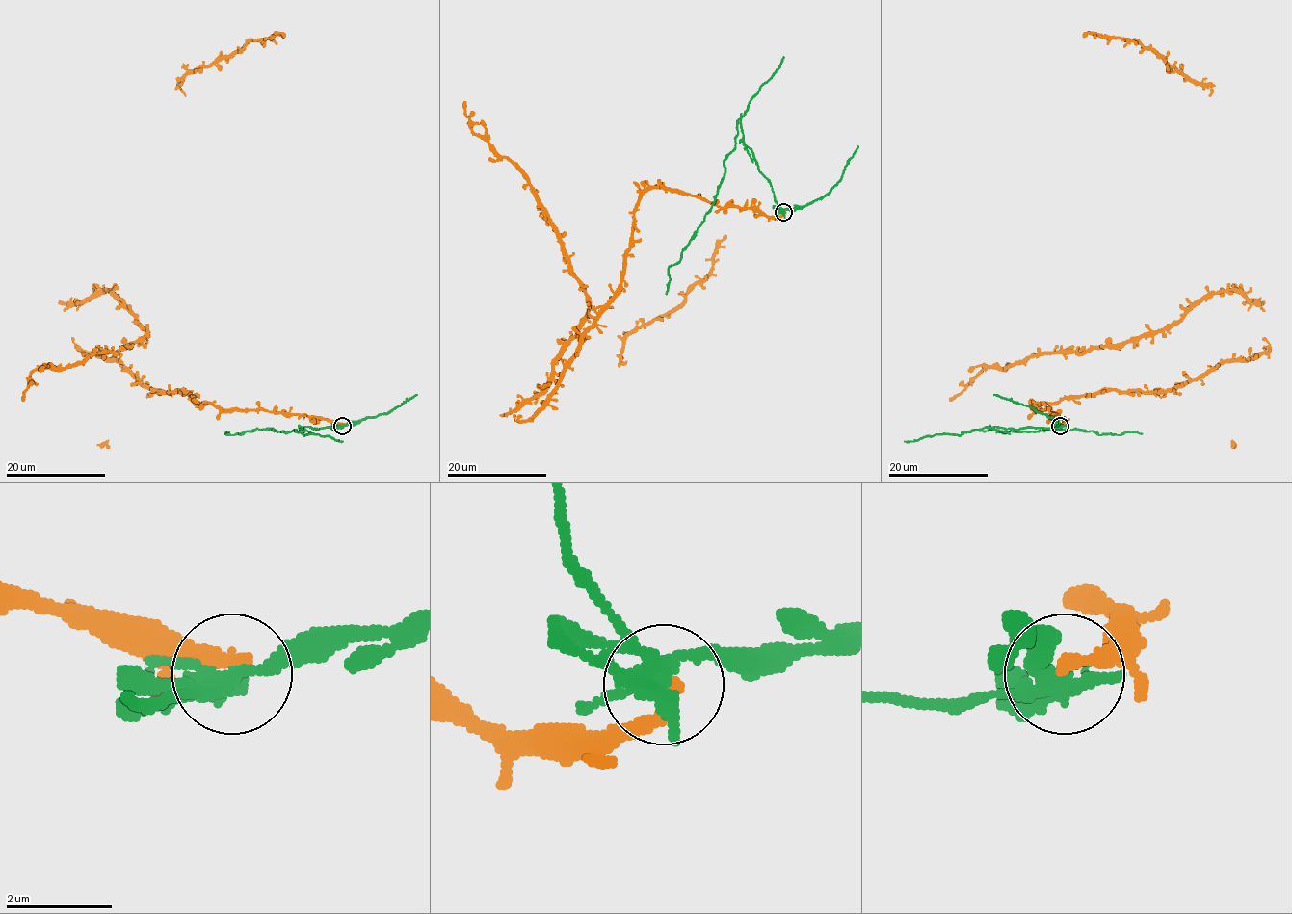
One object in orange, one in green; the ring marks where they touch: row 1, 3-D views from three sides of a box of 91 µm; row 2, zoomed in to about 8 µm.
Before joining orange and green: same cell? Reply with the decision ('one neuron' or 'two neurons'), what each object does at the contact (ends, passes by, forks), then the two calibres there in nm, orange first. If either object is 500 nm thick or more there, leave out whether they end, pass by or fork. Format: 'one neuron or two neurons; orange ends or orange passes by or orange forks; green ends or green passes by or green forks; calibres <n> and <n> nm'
two neurons; orange ends; green forks; calibres 260 and 300 nm

